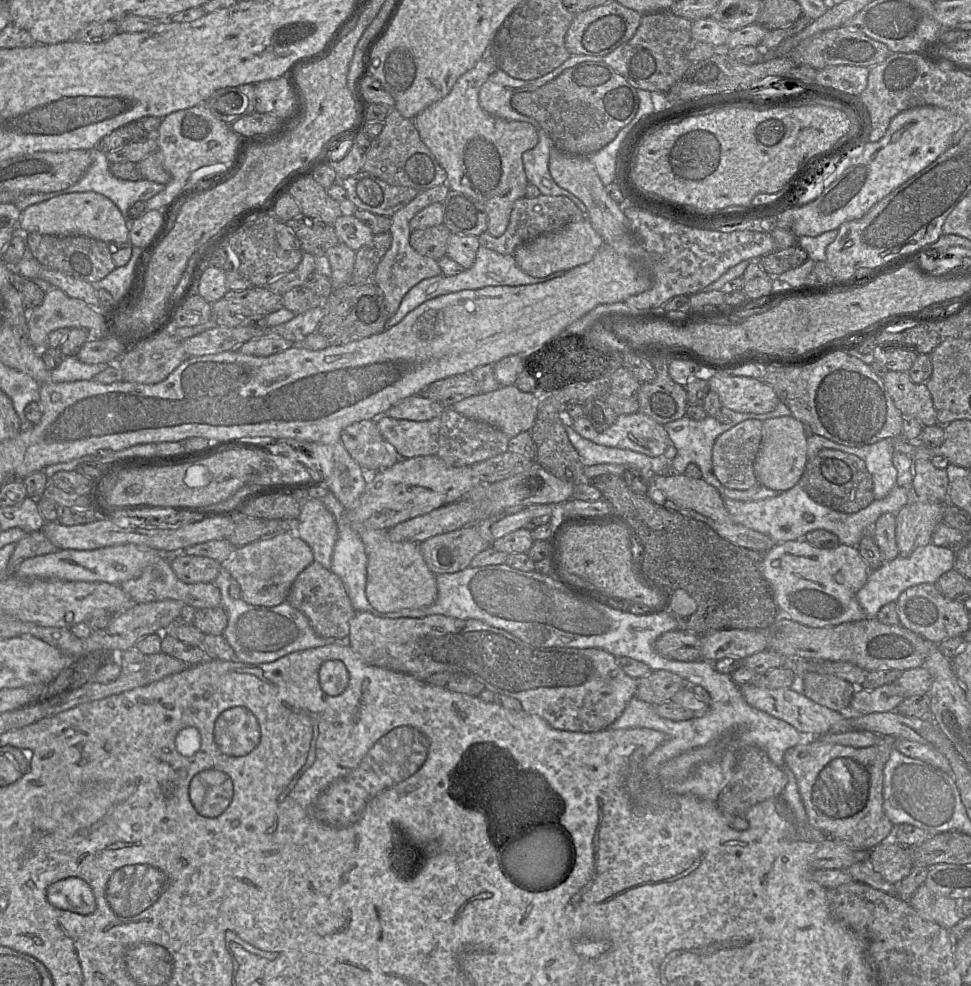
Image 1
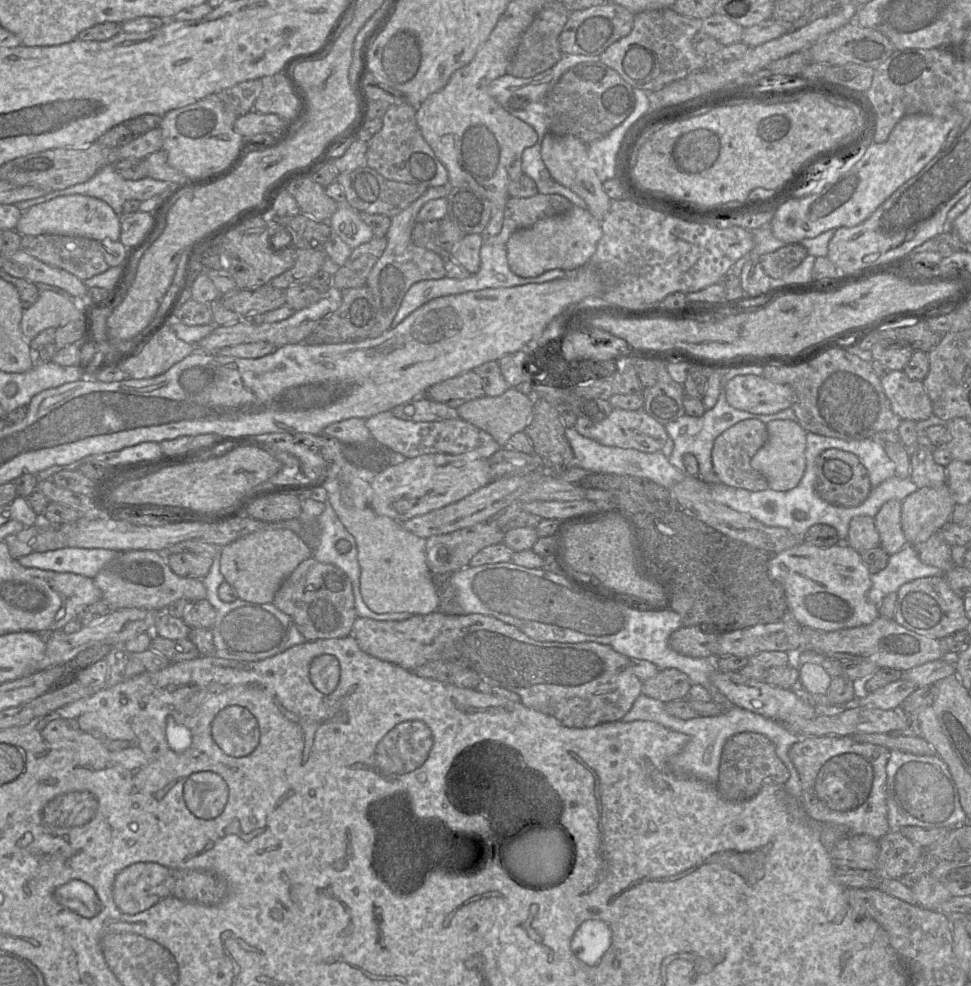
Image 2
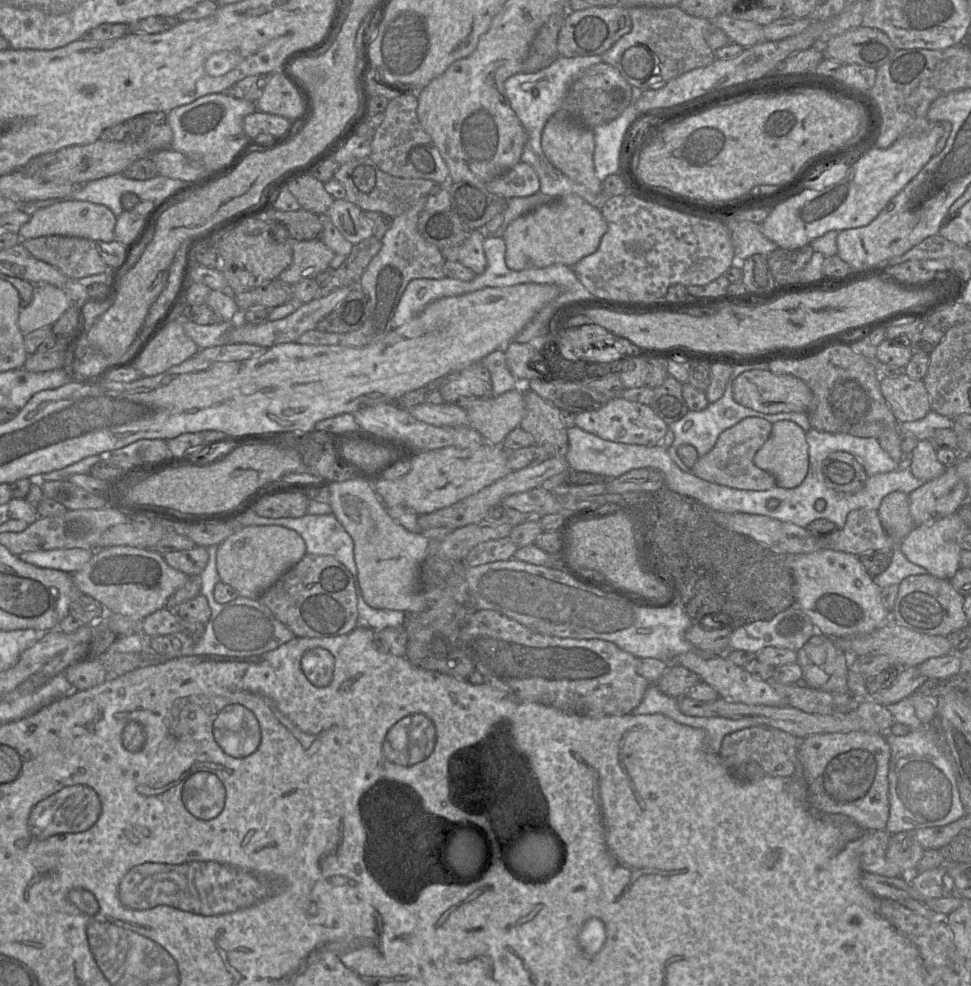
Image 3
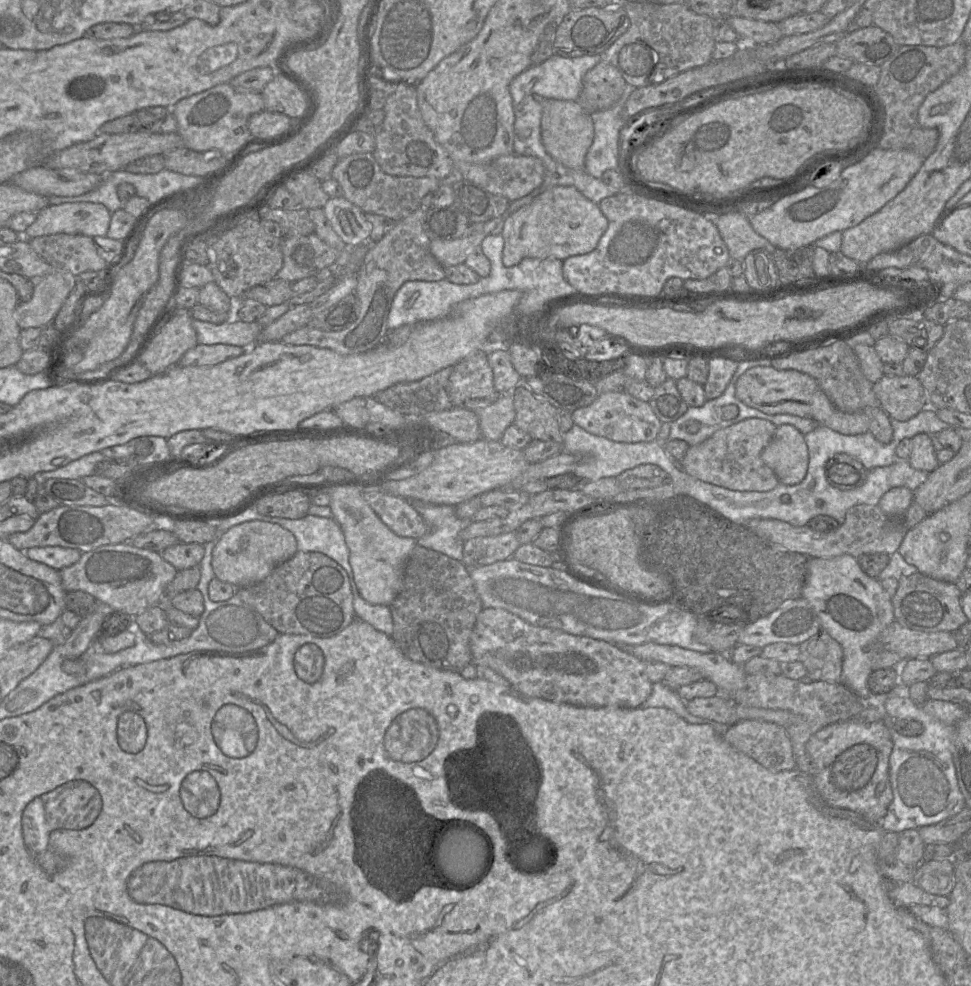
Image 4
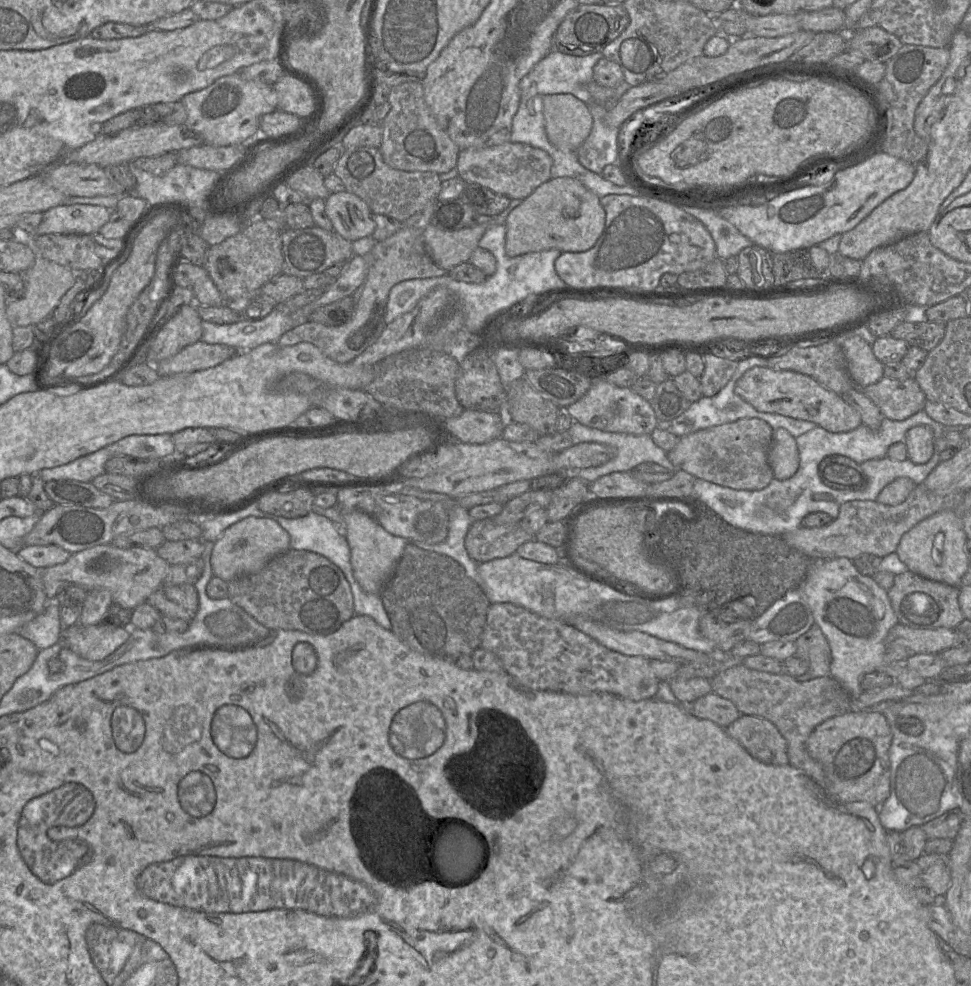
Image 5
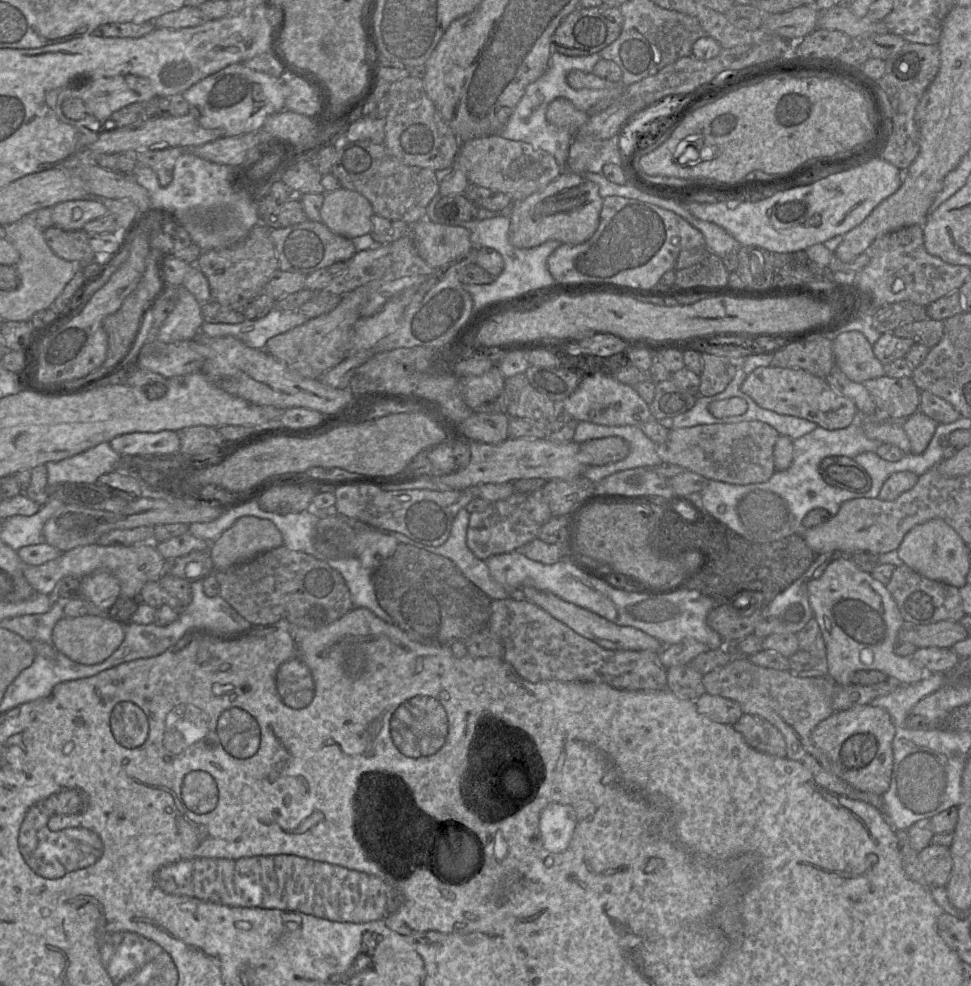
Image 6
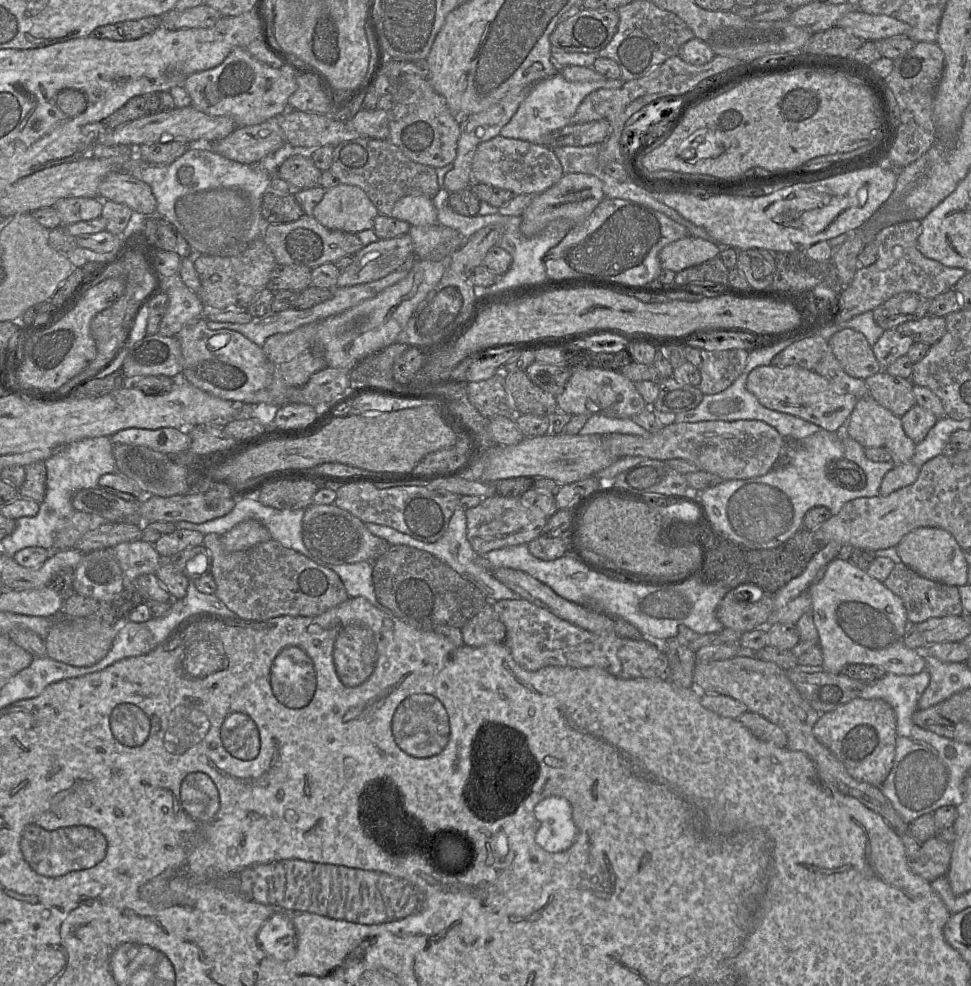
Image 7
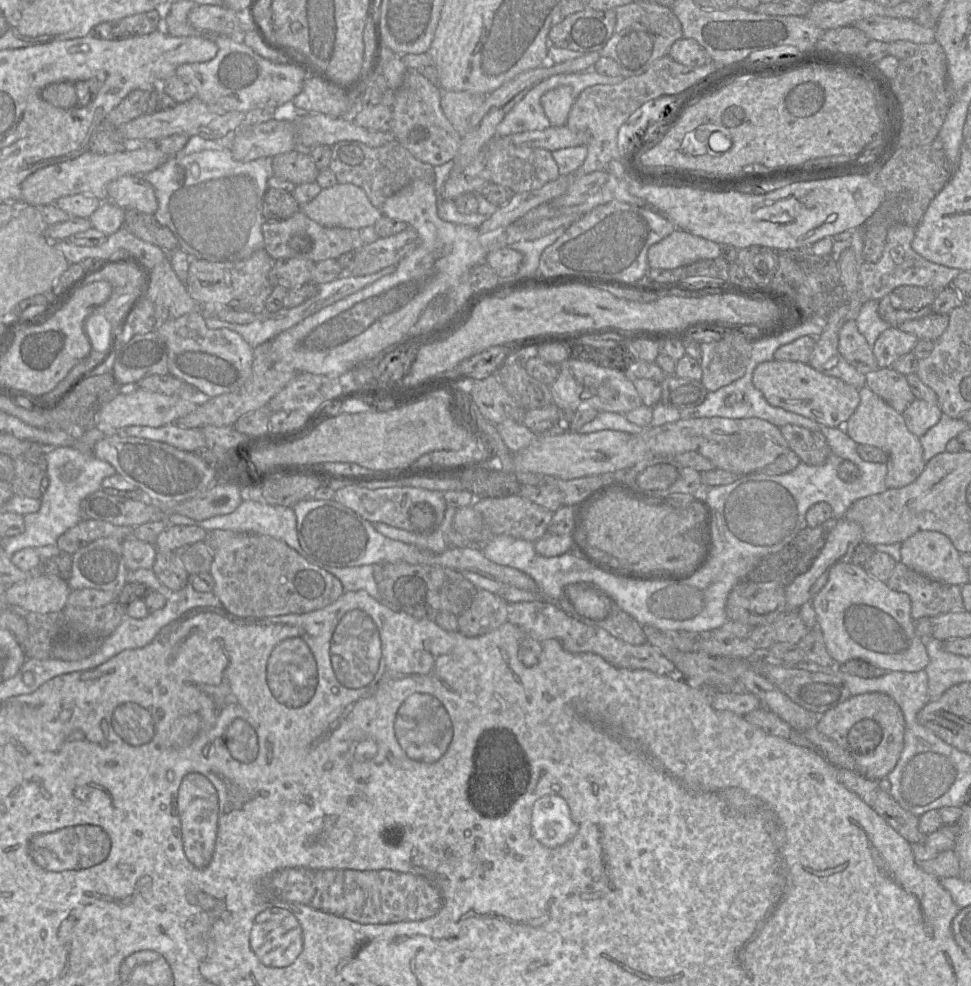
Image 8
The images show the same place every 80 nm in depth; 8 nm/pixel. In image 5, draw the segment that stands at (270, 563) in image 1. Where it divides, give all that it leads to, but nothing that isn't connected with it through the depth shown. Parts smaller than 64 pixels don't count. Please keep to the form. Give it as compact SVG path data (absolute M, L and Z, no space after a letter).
M249 516L228 527L214 542L211 554L213 574L226 582L241 575L255 574L270 560L288 550L290 535L277 522L268 518Z

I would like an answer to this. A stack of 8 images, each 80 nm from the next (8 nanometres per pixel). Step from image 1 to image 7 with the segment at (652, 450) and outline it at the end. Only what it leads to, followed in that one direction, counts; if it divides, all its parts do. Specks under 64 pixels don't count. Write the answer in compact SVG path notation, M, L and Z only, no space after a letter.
M571 368L569 378L563 392L556 396L559 411L570 415L603 415L617 419L631 419L642 412L646 402L635 388L634 382L620 372L606 371L597 368Z

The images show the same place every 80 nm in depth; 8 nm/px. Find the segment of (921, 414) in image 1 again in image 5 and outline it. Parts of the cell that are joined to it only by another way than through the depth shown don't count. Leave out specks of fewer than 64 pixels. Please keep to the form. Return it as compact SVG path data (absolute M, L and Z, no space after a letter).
M913 376L907 379L883 377L862 389L876 404L883 417L903 421L924 410L926 395Z

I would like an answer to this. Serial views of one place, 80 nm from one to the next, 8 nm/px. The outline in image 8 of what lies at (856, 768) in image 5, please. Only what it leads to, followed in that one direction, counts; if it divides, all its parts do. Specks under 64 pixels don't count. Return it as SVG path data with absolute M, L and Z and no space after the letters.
M870 692L853 695L819 716L817 730L834 740L855 760L862 776L875 781L896 766L904 748L905 719L900 706L889 695Z

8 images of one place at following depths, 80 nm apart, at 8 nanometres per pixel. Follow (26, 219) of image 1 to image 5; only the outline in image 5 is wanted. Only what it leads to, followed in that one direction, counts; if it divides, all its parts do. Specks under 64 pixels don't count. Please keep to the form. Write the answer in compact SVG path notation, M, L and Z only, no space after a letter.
M58 205L43 212L36 235L93 235L109 220L111 211L101 205Z

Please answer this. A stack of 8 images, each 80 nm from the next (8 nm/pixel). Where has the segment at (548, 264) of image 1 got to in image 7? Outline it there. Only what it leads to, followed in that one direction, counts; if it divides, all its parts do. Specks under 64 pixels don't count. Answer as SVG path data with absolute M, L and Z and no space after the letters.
M584 173L564 174L557 183L534 195L532 202L521 215L520 232L527 238L536 236L549 223L559 218L569 219L574 224L583 222L604 199L601 179Z

